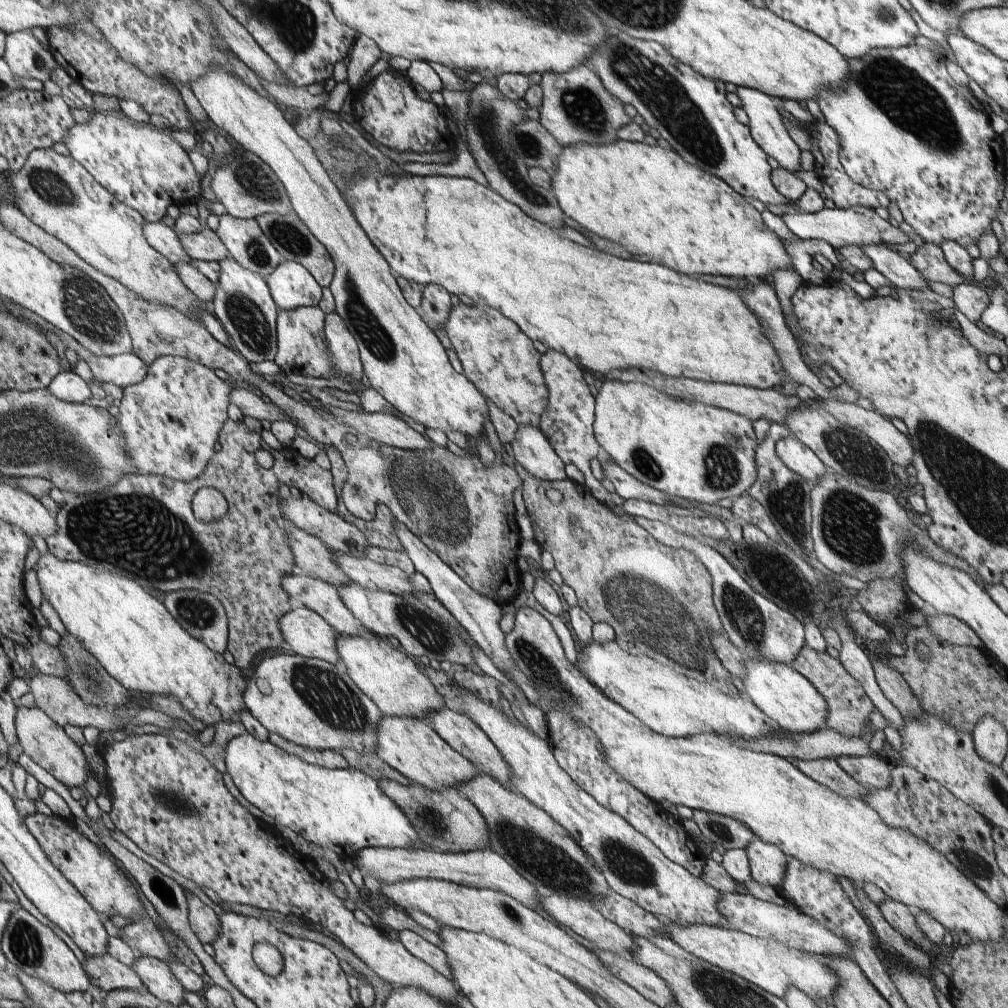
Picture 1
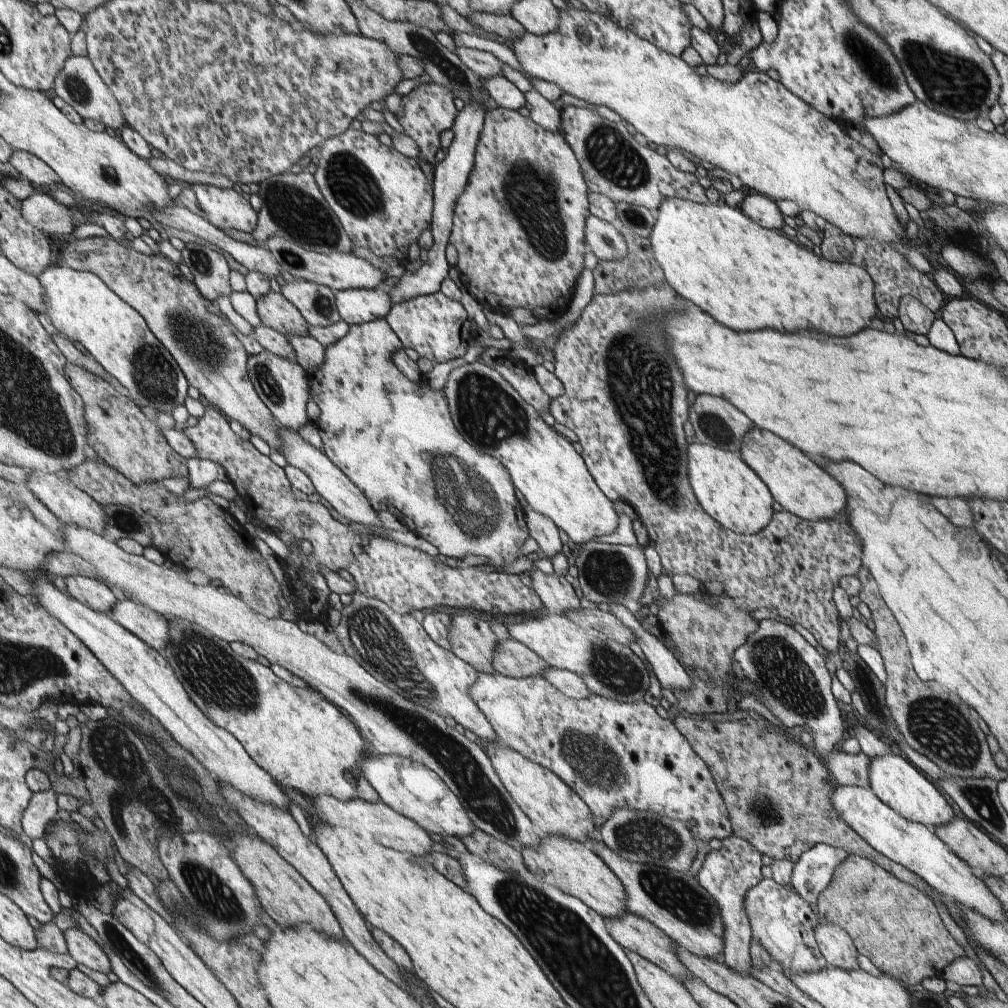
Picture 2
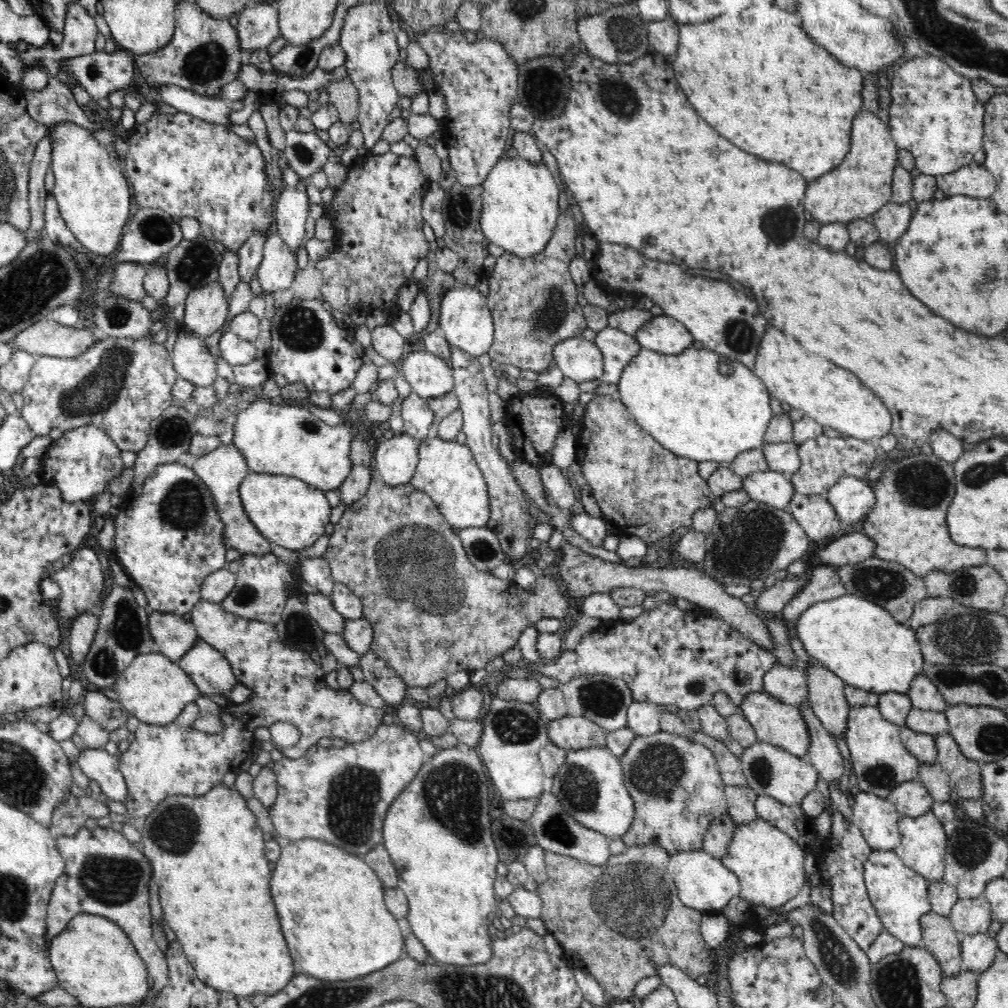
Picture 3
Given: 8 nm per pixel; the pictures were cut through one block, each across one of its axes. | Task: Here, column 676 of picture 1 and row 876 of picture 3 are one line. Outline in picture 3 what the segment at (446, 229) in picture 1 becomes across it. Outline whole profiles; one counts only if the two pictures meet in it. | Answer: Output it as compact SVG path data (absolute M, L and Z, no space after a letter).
M322 840L284 842L282 854L270 876L270 886L282 932L288 940L290 954L294 956L294 970L298 974L340 984L390 966L402 956L402 950L406 954L404 922L388 910L384 902L384 884L362 856L354 856Z

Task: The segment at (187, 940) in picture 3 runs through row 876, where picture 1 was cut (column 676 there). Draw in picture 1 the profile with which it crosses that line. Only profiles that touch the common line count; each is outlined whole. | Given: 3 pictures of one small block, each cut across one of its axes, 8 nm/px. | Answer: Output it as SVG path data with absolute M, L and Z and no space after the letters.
M623 140L609 146L567 146L561 150L557 170L551 174L551 192L571 226L619 244L631 256L645 256L649 264L659 264L685 276L711 274L733 280L763 280L777 270L793 268L783 240L767 230L759 212L741 194L721 178L689 166L677 152L661 150L659 146Z

